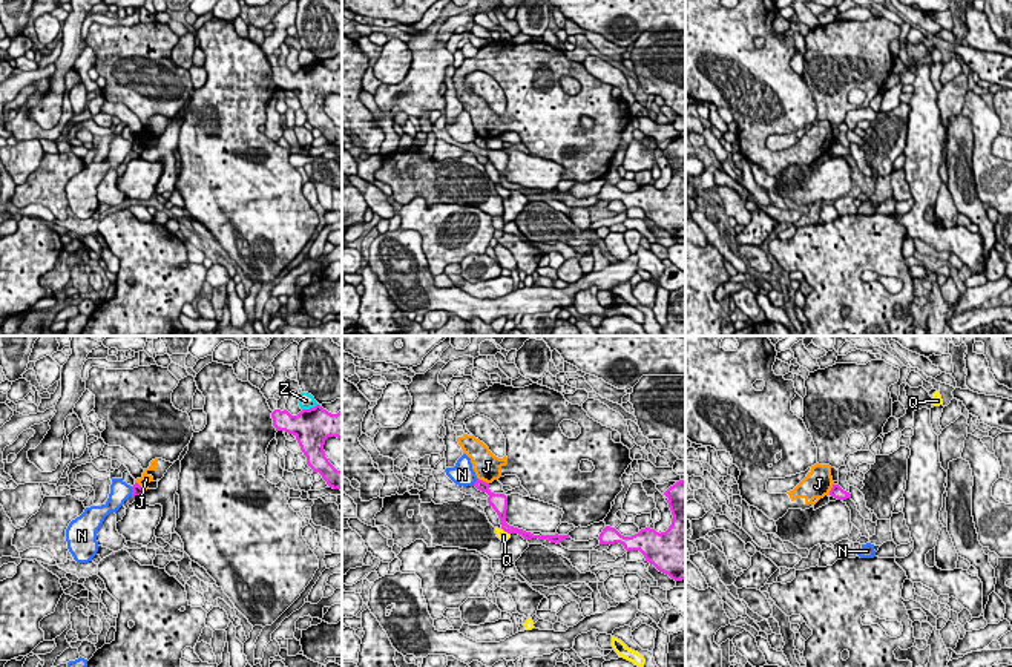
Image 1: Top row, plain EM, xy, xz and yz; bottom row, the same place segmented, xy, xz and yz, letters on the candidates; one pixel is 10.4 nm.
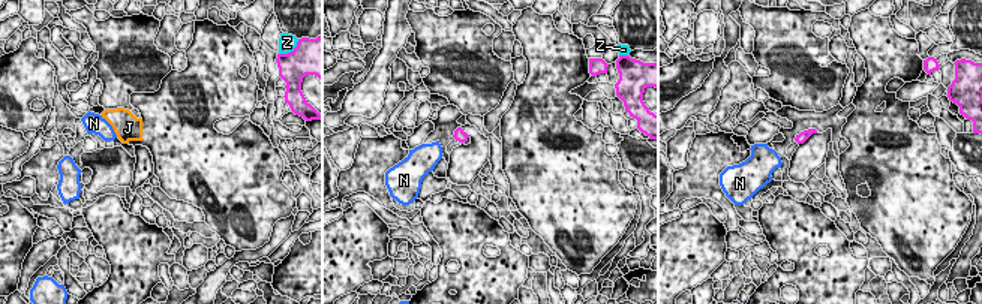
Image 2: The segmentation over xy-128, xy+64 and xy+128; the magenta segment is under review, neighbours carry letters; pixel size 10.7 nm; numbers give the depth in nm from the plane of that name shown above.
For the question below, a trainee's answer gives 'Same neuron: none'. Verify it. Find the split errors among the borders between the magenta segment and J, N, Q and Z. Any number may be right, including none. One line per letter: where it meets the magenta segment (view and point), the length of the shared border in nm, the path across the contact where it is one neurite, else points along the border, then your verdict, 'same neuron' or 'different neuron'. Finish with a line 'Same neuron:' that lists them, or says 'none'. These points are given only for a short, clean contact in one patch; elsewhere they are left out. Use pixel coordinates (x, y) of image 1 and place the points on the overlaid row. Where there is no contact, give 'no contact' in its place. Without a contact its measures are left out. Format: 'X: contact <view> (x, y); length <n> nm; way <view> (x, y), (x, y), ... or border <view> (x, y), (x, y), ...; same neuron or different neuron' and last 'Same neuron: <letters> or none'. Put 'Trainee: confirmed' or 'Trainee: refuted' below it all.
J: contact xz (482, 480); length 120 nm; border xz (479, 479), (488, 483); different neuron
N: contact xy (132, 491); length 110 nm; border xy (131, 486), (132, 496); different neuron
Q: contact xz (506, 531); length 120 nm; different neuron
Z: contact xy (310, 408); length 190 nm; different neuron
Same neuron: none
Trainee: confirmed

